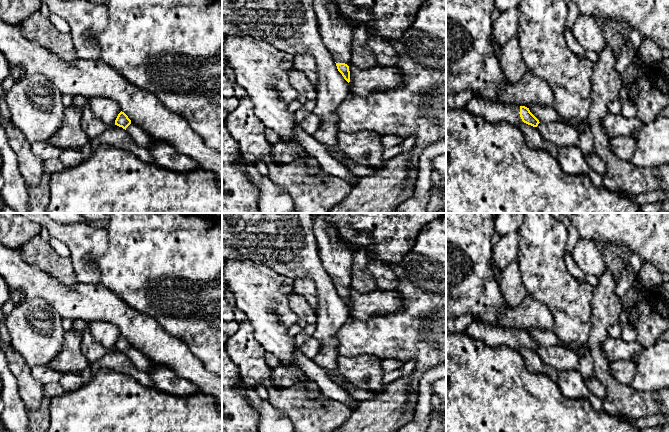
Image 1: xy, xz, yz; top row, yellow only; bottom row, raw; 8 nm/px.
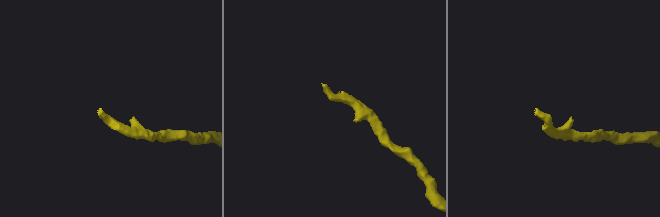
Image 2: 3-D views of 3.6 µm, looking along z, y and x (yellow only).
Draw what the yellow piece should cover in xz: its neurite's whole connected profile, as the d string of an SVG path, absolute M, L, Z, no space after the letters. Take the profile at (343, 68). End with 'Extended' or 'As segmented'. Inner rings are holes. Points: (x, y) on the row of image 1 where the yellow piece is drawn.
M313 0L313 7L323 43L332 54L338 71L349 83L353 26L339 15L332 0Z. Extended

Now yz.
M473 95L463 110L484 118L490 123L507 122L518 127L522 122L537 127L539 120L525 106L516 106L503 102L492 102Z. Extended

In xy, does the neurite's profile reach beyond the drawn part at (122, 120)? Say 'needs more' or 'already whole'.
needs more

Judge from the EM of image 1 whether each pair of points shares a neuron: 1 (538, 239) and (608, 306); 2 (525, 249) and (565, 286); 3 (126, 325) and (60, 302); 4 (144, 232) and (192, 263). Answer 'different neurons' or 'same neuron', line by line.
1: different neurons
2: same neuron
3: same neuron
4: same neuron

